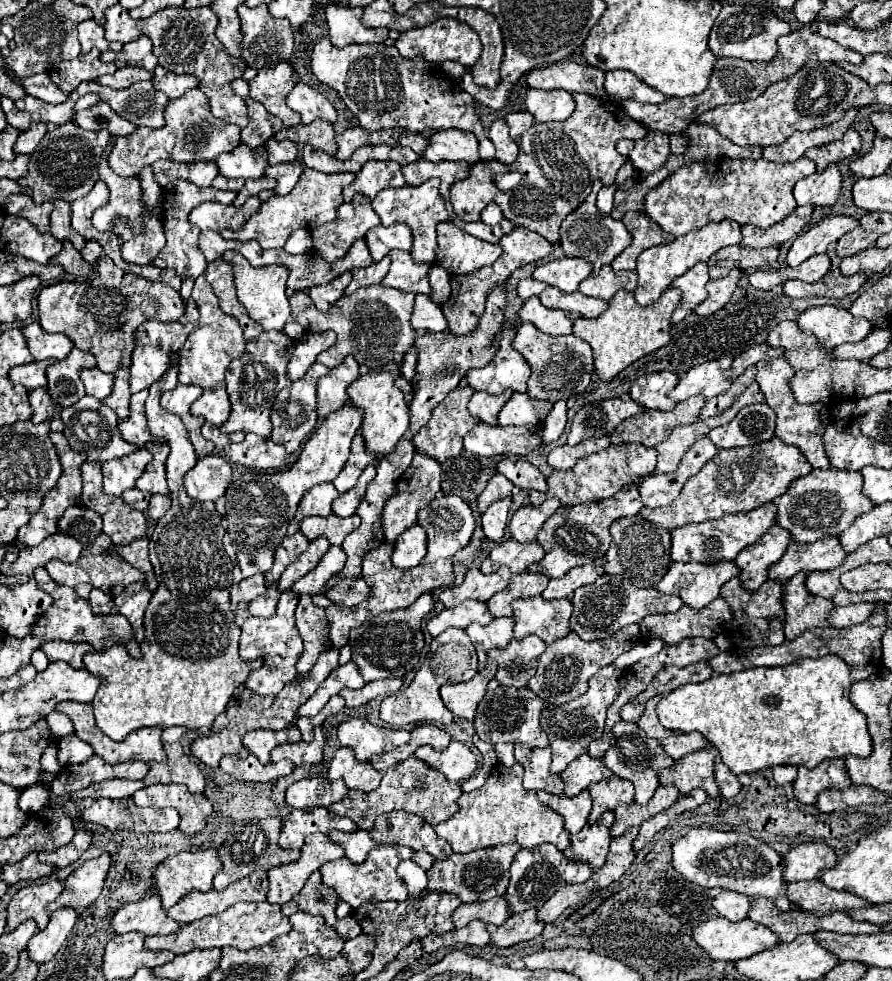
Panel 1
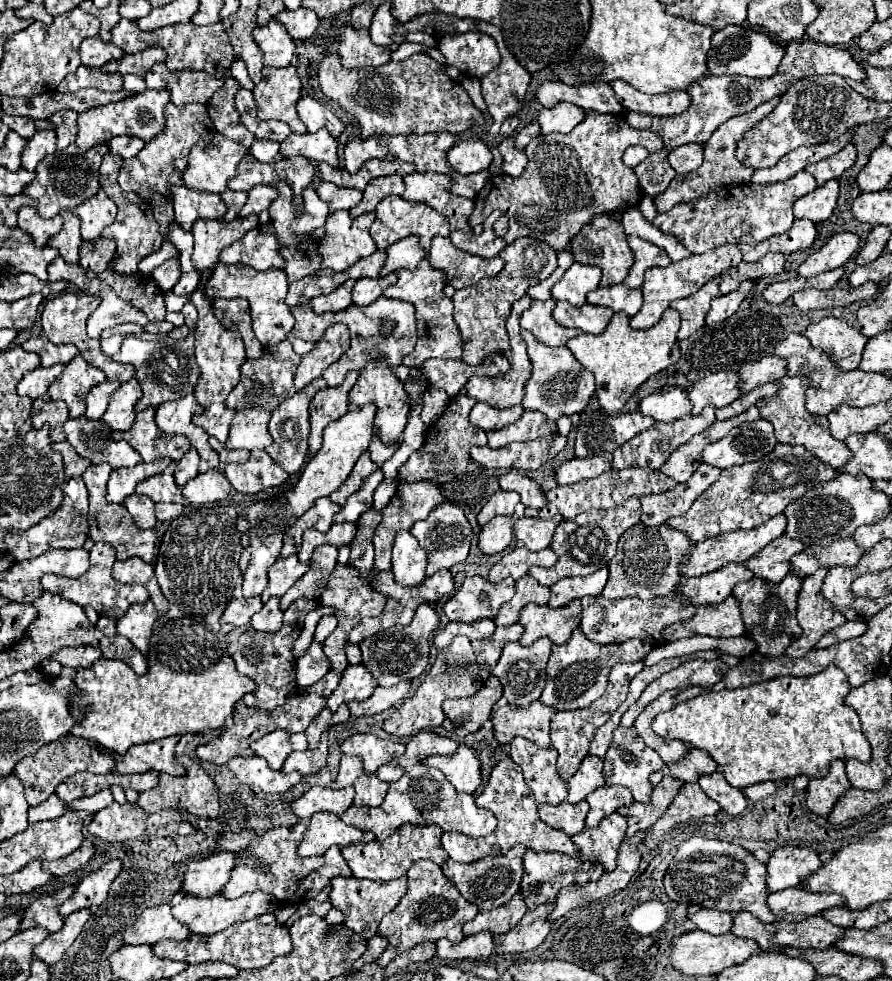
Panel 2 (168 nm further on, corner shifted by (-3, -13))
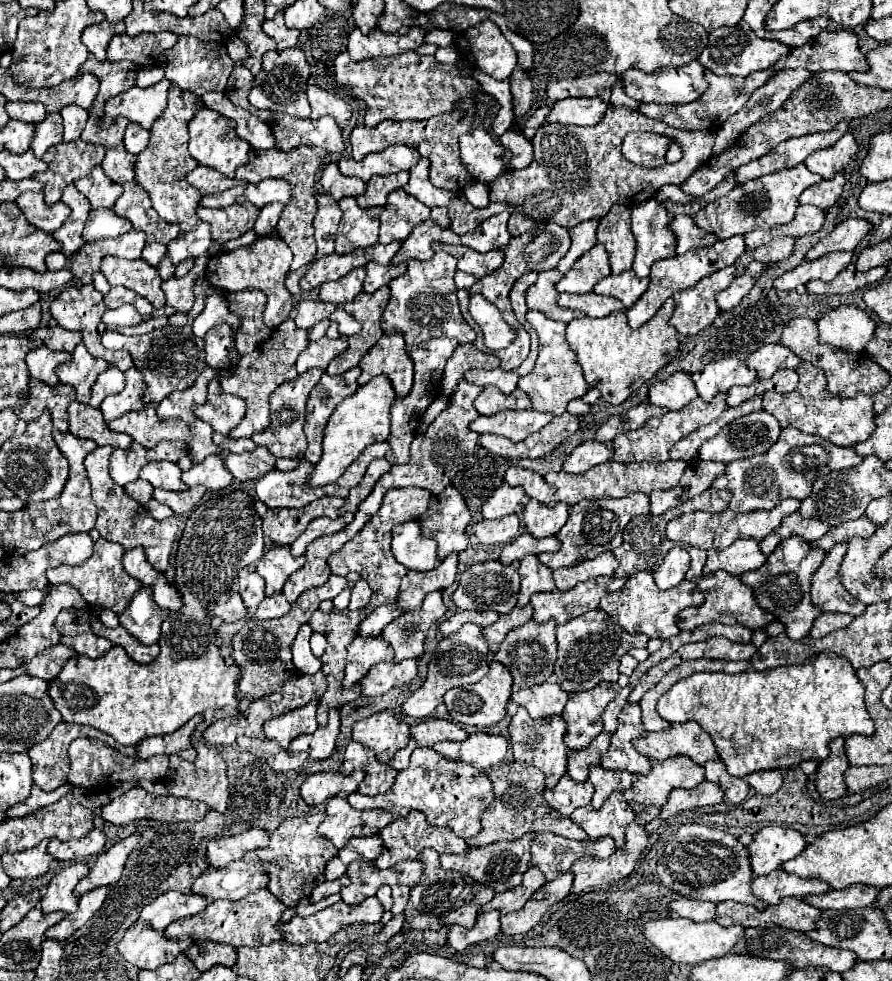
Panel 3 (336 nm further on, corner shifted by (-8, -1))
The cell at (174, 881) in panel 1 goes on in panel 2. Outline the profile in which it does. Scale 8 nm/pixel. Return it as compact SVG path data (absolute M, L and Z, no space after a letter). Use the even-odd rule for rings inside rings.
M223 851L207 859L191 861L185 873L185 881L181 885L183 893L197 897L211 897L219 893L229 881L237 857L239 857L237 853Z

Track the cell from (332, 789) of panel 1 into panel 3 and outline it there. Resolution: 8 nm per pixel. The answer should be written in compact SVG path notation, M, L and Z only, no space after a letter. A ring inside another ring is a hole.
M320 771L320 773L310 775L302 783L300 793L308 805L318 805L318 803L324 803L326 799L336 797L336 795L348 797L350 793L354 793L358 789L362 779L364 779L362 771L352 771L350 775Z

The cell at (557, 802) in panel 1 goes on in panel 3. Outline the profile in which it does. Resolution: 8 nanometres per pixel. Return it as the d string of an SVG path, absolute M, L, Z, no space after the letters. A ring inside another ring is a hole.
M564 775L556 787L546 789L544 791L544 799L546 803L560 811L562 817L570 817L574 809L578 807L586 807L590 805L594 795L594 787L586 781L586 783L574 783L570 779L570 775Z

